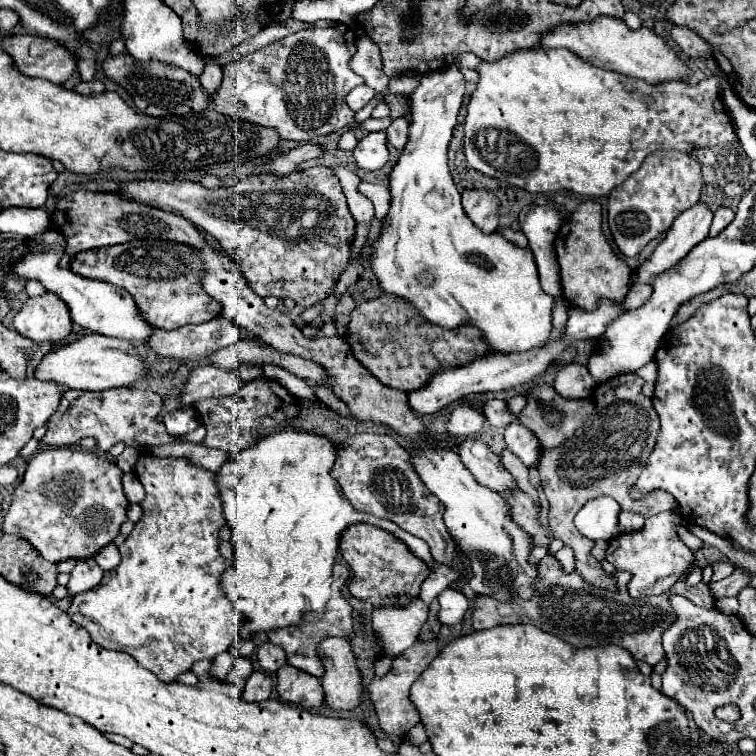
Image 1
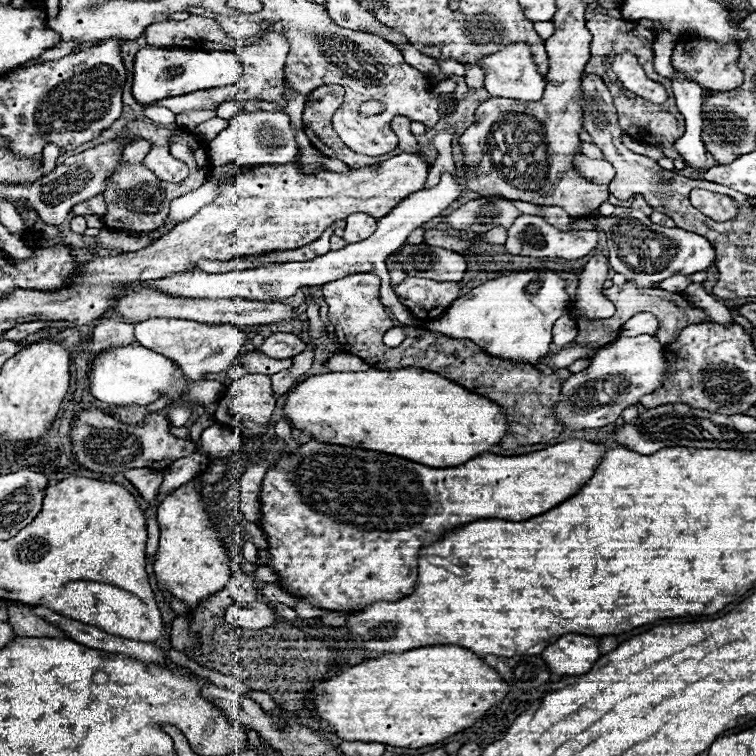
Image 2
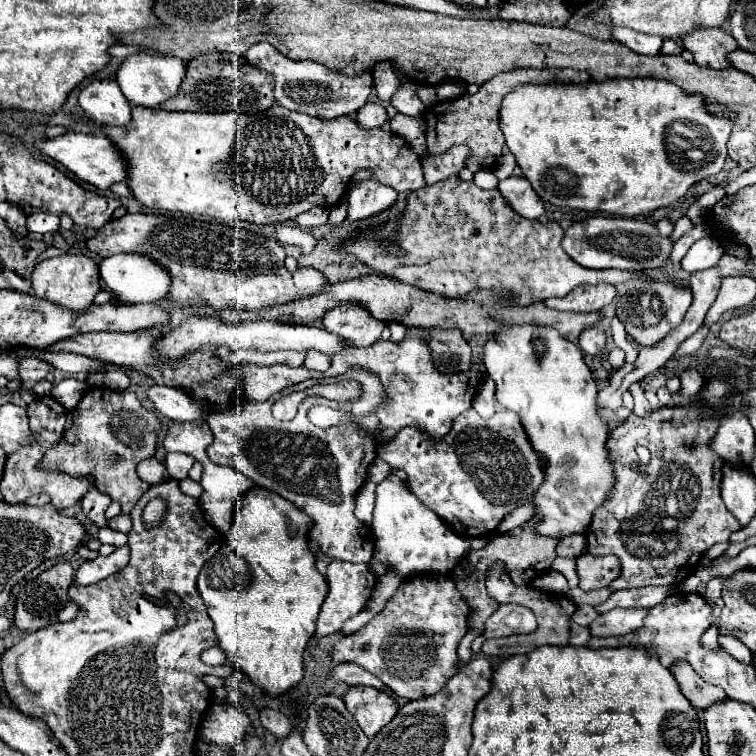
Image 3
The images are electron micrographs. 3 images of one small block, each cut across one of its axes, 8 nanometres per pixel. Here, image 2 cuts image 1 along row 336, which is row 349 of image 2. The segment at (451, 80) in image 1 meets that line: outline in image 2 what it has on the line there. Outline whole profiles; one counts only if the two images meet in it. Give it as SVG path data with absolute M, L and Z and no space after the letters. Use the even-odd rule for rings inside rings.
M526 270L504 274L472 288L454 300L442 318L428 322L426 328L450 338L468 338L496 358L536 364L550 352L554 322L570 314L570 310L564 278L554 270Z

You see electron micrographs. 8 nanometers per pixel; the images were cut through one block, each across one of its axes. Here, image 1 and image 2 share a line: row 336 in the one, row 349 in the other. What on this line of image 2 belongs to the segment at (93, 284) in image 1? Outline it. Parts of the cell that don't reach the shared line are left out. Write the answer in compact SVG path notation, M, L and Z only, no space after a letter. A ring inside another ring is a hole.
M132 344L126 348L116 348L104 354L90 358L90 392L102 402L116 404L116 406L148 406L148 402L156 402L156 398L166 396L172 404L178 398L184 398L188 404L208 406L222 398L224 384L218 380L202 380L202 382L188 382L184 372L162 354L156 354L140 344Z

